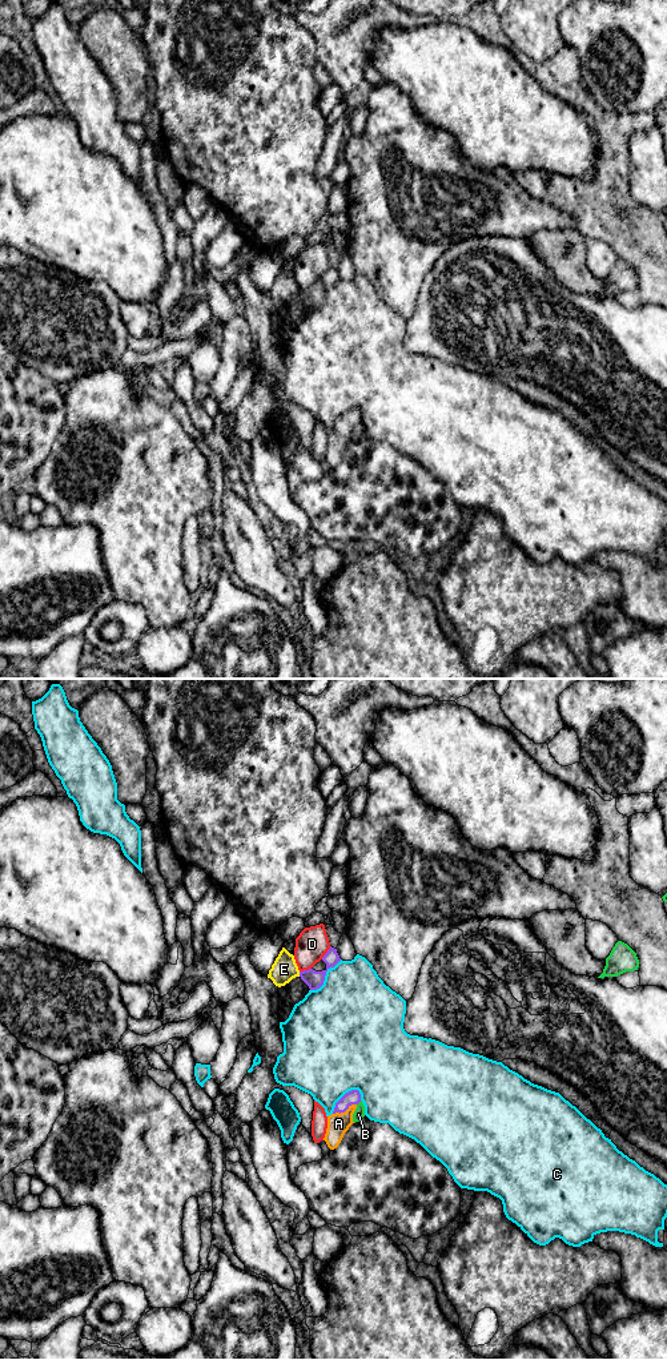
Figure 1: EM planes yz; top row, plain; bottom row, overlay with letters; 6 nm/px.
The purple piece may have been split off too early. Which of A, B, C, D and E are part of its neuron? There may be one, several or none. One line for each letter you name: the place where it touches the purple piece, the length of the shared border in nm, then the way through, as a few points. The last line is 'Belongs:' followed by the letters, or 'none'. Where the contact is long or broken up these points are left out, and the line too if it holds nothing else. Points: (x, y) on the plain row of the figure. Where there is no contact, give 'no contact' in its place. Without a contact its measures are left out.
A: yz (344, 430) | 160 nm | across yz (353, 415), (344, 430), (338, 442)
Belongs: A

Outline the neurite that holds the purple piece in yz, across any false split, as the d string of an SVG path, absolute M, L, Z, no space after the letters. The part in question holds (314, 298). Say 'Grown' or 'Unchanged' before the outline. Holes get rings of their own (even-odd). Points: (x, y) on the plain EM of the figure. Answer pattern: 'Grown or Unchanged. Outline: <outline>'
Grown. Outline: M332 266L312 287L300 290L301 298L310 309L317 309L324 303L326 290L341 279L337 267Z

